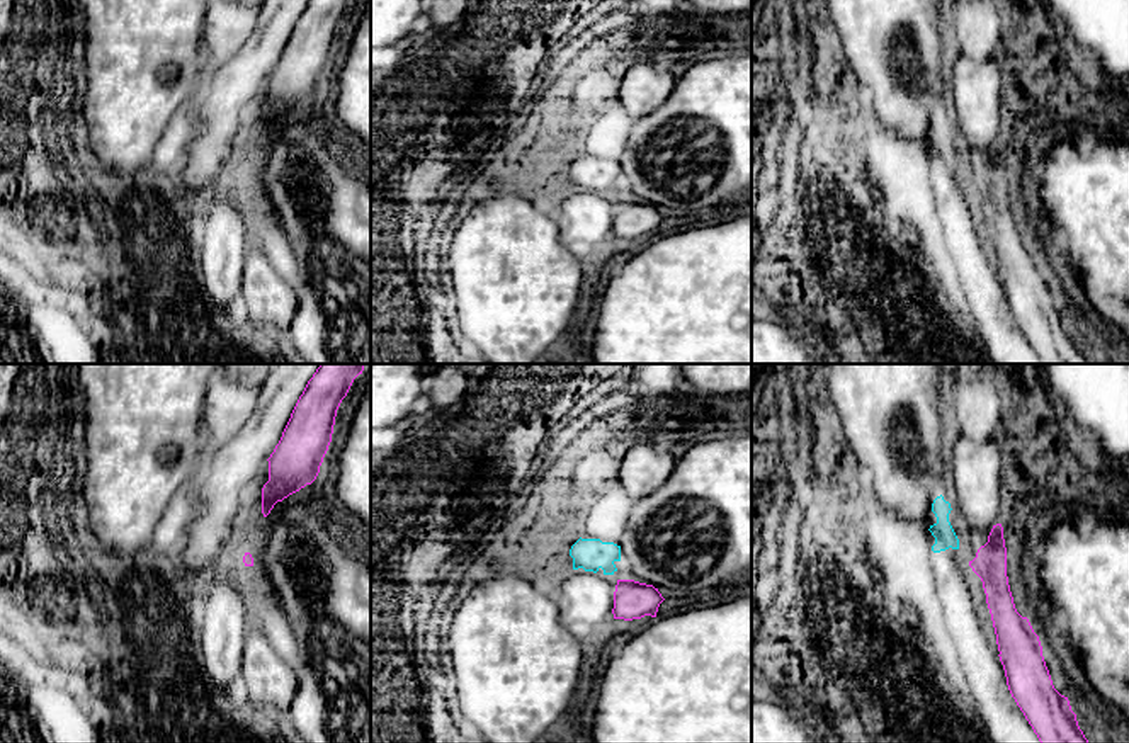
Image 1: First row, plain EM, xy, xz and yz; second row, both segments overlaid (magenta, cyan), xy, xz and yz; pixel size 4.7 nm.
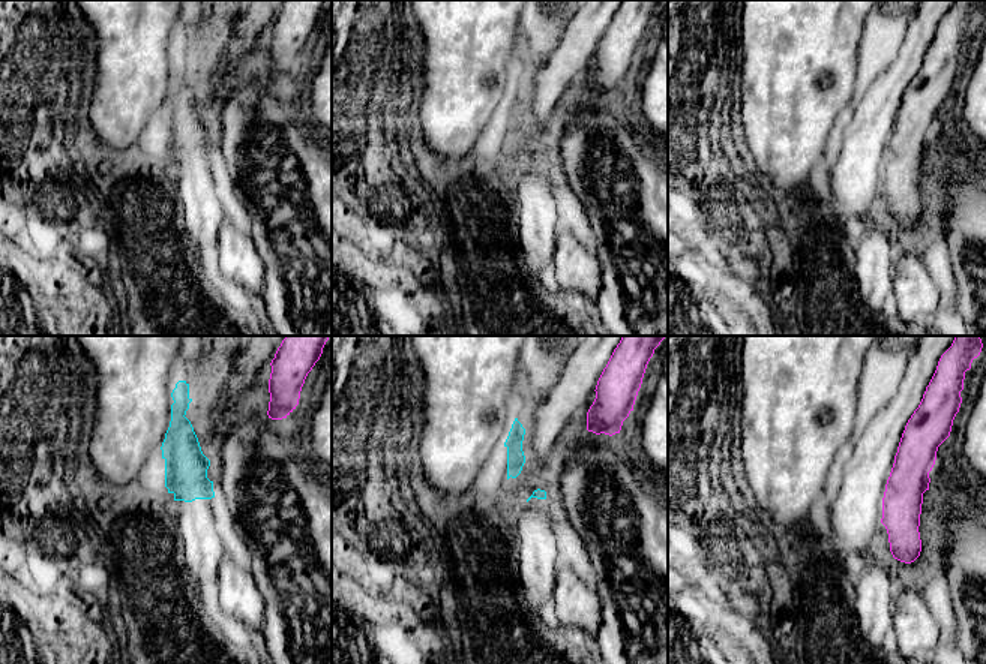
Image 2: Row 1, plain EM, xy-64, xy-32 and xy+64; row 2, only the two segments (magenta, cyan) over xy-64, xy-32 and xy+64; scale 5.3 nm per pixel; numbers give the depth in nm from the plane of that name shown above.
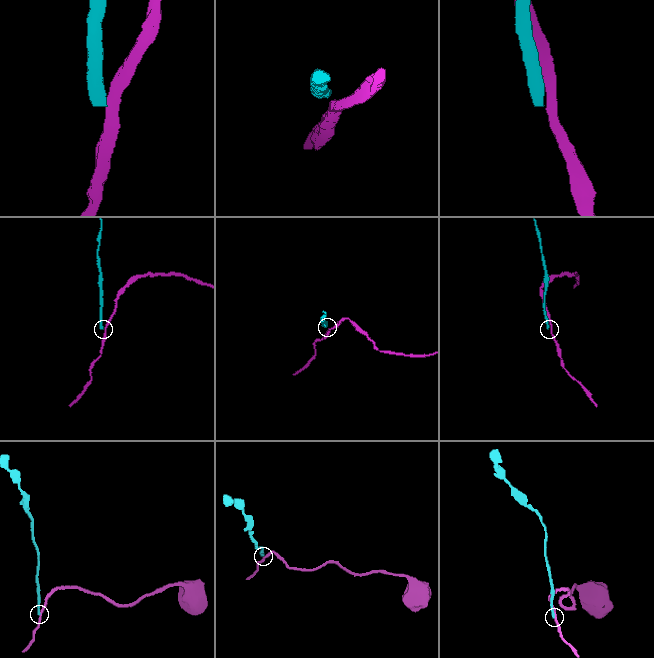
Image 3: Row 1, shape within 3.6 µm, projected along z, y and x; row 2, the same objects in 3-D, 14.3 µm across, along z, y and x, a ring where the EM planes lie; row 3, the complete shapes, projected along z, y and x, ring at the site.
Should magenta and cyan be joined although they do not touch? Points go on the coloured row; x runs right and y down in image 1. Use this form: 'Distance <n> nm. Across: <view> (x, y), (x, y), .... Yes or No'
Distance 40 nm. Across: xz (618, 580), (612, 573). No

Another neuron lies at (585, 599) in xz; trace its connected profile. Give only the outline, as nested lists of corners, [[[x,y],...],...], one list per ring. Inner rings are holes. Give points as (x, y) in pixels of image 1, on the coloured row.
[[[570,570],[551,588],[559,622],[575,631],[604,631],[614,619],[614,592],[617,578],[612,575]]]

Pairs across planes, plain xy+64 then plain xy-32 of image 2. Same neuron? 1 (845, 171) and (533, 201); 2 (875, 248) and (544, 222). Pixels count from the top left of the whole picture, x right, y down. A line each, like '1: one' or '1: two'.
1: two
2: one

